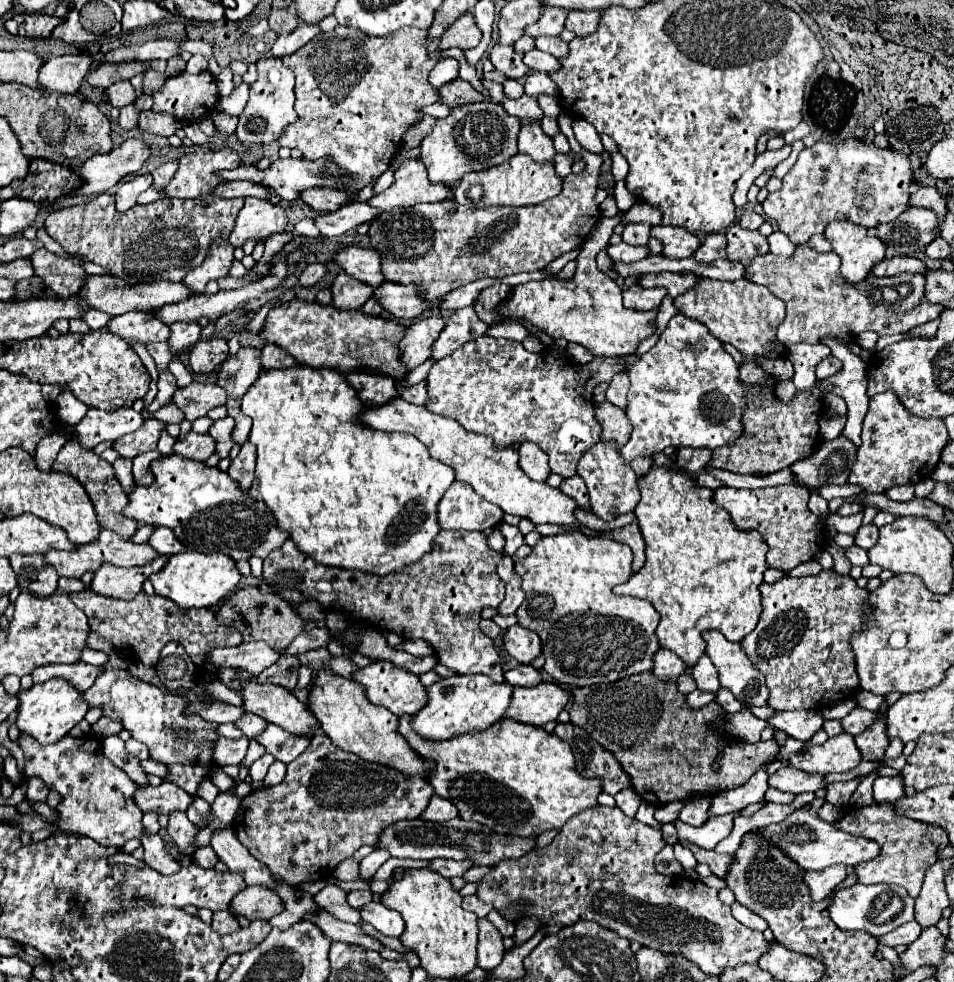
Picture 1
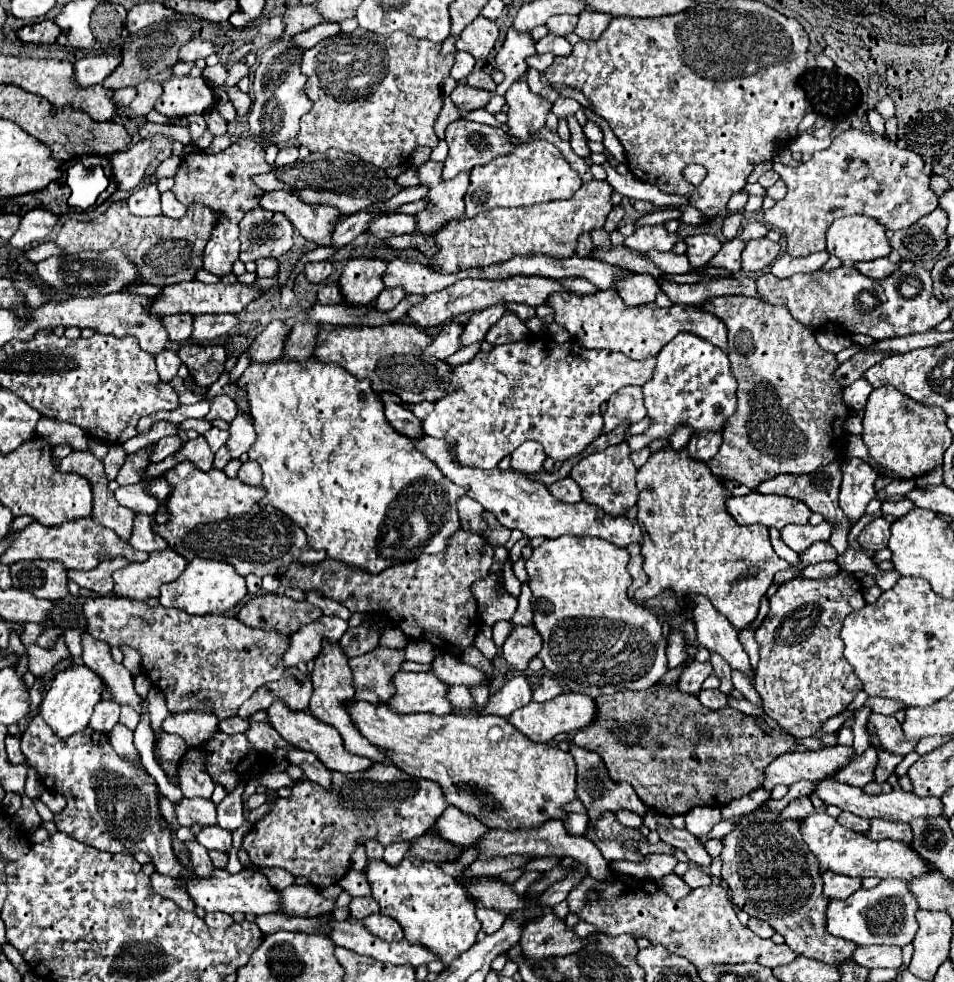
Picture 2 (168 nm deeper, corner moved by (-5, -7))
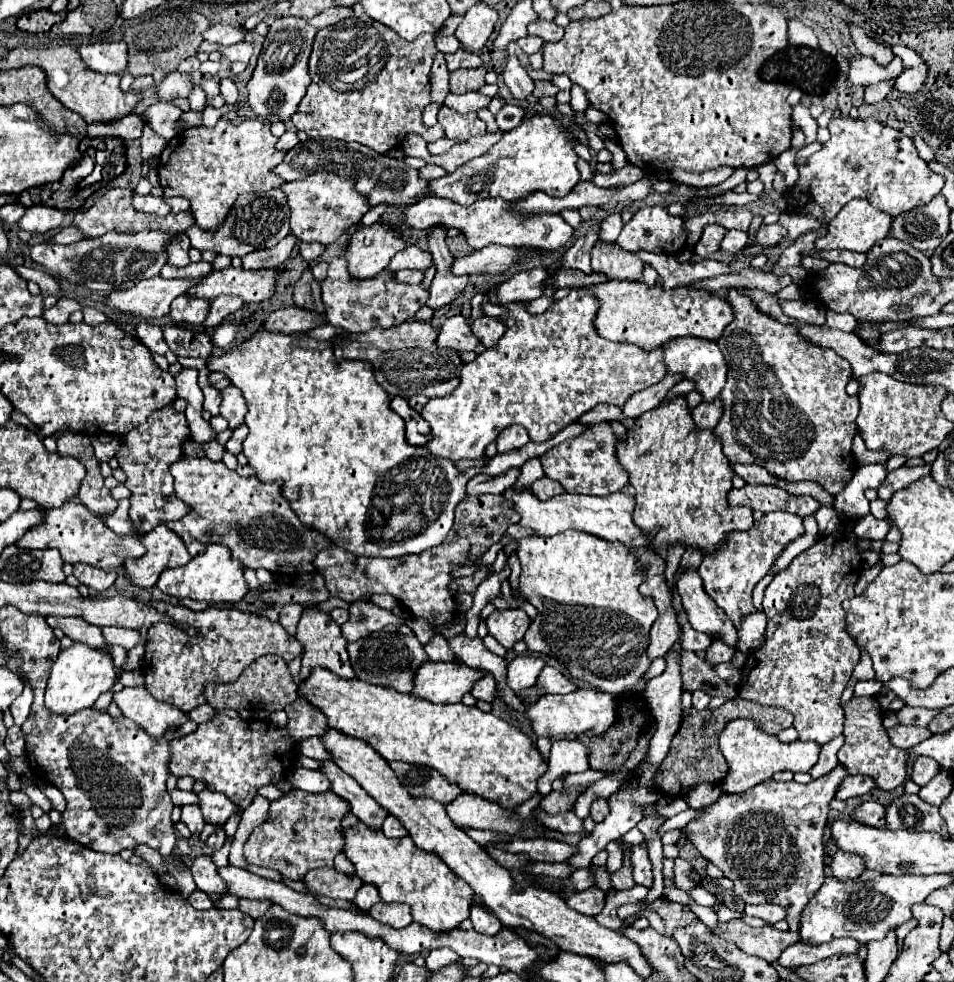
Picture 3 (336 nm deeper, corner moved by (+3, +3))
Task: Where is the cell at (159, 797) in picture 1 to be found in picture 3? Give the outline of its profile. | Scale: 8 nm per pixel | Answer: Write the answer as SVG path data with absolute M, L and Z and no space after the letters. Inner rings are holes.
M211 790L199 794L199 808L207 824L225 824L237 812L237 806L227 796Z

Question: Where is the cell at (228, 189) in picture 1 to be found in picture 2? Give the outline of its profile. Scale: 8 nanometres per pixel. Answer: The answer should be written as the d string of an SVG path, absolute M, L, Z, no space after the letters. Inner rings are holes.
M285 190L265 192L259 206L273 212L283 212L293 222L293 226L299 228L299 232L317 246L331 244L331 232L335 230L333 222L339 216L337 208L305 204L295 194Z

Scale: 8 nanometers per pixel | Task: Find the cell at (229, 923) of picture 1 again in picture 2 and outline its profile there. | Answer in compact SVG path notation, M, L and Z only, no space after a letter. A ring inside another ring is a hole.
M207 912L205 922L209 928L227 928L233 924L233 918L223 914L223 912Z

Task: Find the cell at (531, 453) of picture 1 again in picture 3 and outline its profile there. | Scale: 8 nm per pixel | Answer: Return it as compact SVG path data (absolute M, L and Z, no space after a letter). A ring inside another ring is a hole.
M511 424L511 428L505 428L499 434L497 440L497 450L499 452L509 452L509 450L517 450L521 446L525 446L529 442L529 434L521 424Z

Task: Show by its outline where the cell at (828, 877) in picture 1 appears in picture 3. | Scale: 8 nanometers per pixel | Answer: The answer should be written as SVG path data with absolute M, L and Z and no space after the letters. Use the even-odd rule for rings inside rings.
M839 850L829 866L829 874L835 876L837 880L855 880L863 874L863 870L865 864L861 856L855 856L853 852L839 852Z

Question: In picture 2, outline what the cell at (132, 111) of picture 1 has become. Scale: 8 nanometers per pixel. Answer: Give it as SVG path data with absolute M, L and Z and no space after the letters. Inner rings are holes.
M143 82L135 90L137 90L137 98L131 102L129 110L135 116L147 116L147 112L154 109L155 102L161 96L163 88L161 84L155 84L155 82Z

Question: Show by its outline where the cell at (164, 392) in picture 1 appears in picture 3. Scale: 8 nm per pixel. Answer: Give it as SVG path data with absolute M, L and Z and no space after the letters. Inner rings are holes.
M139 322L137 324L137 334L139 338L151 348L151 352L155 354L165 354L169 348L167 348L167 342L163 340L163 332L161 332L161 326L157 324L147 324L147 322Z

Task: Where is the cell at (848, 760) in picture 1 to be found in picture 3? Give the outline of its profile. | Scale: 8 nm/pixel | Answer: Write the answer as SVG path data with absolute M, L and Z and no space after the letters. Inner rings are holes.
M737 718L729 722L719 736L719 748L727 760L727 776L721 780L721 788L727 794L747 792L755 784L771 778L775 772L781 772L781 770L809 772L811 766L817 762L817 756L821 750L815 742L793 740L785 744L777 736L765 734L755 722L751 722L751 718Z

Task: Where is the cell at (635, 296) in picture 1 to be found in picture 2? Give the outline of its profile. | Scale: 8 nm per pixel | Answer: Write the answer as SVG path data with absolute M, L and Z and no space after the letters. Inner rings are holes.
M651 274L629 276L629 278L621 280L615 288L627 306L651 304L651 302L655 302L655 296L659 292L659 284Z

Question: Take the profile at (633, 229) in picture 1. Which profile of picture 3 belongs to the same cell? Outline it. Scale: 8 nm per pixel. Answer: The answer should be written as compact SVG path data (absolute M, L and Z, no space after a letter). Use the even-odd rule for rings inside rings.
M649 206L635 212L623 226L617 244L627 252L655 252L679 256L685 250L687 230L681 216L671 216L665 206Z

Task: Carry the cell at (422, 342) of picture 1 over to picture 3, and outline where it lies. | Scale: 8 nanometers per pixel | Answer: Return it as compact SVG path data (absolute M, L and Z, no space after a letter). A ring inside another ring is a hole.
M453 316L449 318L441 330L439 330L439 338L437 338L437 346L439 348L449 348L449 350L475 350L477 346L477 338L471 332L469 322L463 316Z

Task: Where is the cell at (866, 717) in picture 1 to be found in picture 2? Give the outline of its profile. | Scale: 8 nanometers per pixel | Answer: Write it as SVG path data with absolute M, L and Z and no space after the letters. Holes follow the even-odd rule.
M871 714L867 722L867 734L875 736L883 750L899 756L907 756L915 750L917 740L905 740L901 724L895 716L883 716L883 714Z

